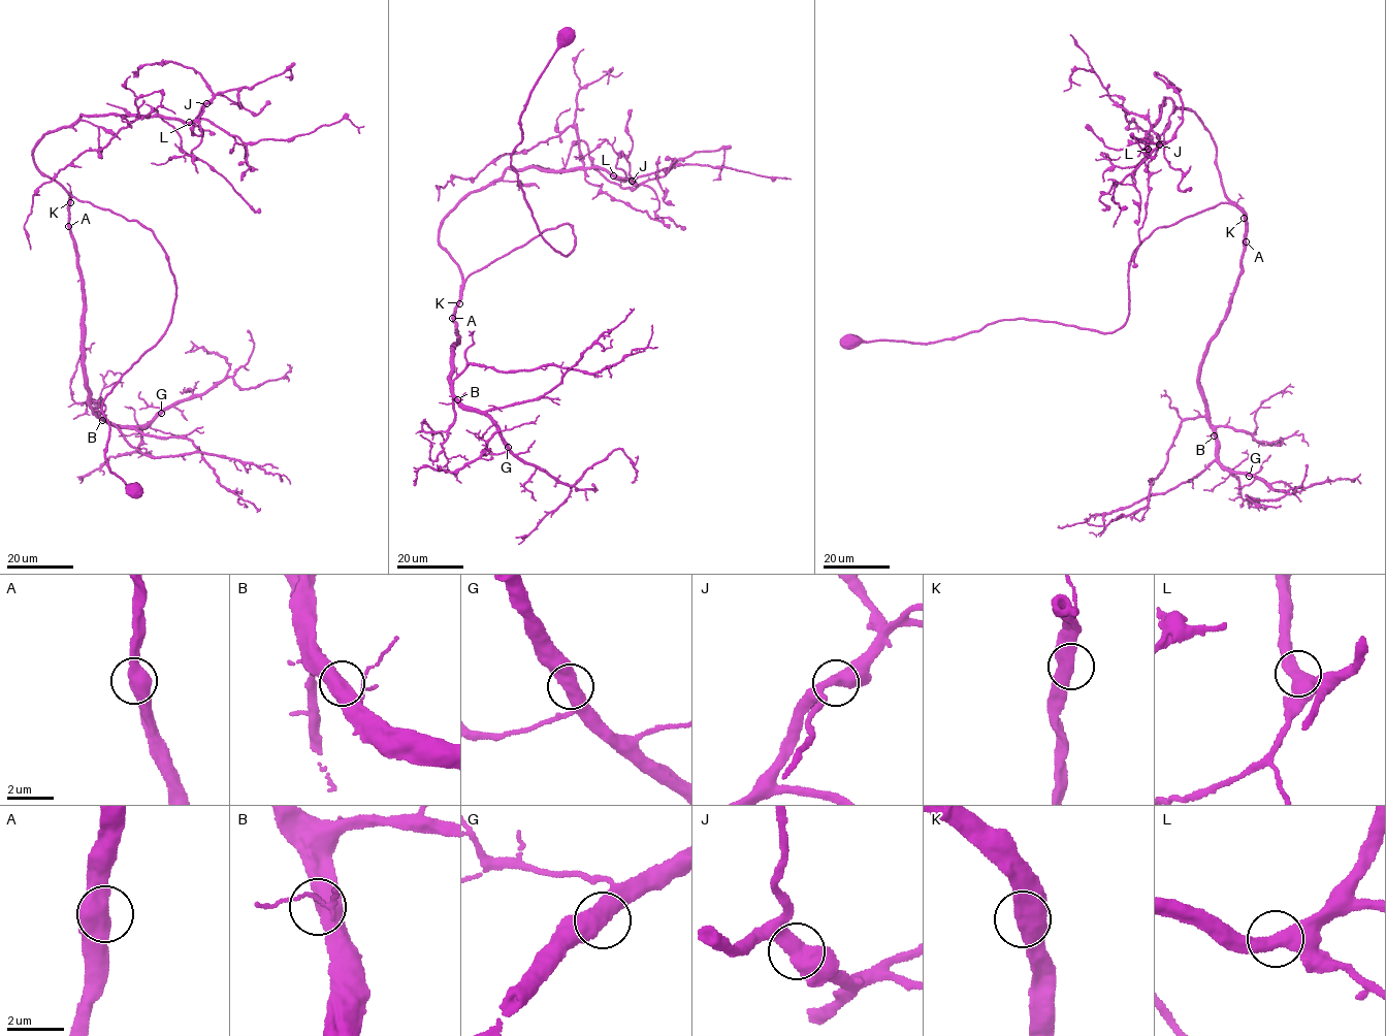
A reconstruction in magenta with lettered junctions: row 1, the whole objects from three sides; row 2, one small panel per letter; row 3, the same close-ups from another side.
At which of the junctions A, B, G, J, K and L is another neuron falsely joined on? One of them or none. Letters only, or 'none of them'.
none of them

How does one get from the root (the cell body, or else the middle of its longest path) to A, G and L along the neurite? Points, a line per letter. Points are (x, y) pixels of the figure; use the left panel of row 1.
A: (134, 490), (106, 459), (102, 402), (165, 330), (175, 277), (152, 231), (135, 220), (71, 194), (68, 226)
G: (134, 490), (102, 402), (165, 330), (175, 277), (150, 229), (71, 194), (92, 413), (161, 413)
L: (134, 490), (102, 402), (165, 330), (175, 277), (150, 229), (70, 195), (33, 150), (82, 115), (189, 122)

